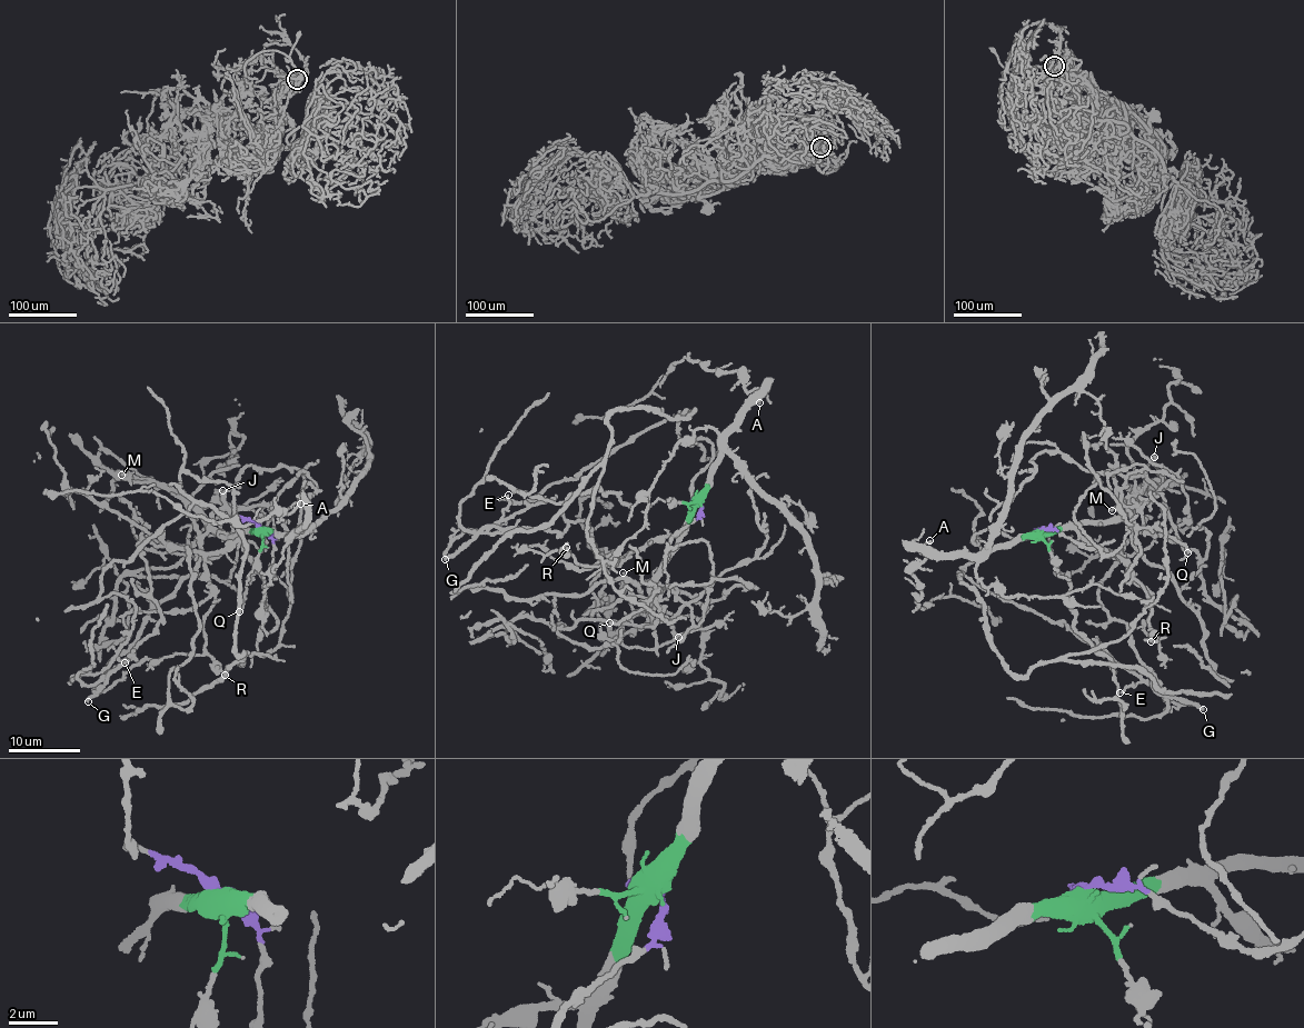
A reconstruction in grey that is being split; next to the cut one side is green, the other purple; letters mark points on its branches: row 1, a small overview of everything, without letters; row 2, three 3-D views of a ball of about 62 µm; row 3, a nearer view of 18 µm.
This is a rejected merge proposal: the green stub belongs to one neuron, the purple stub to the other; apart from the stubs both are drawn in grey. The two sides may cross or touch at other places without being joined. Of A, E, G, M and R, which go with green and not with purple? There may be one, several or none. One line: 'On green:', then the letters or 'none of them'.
On green: A, M, R

